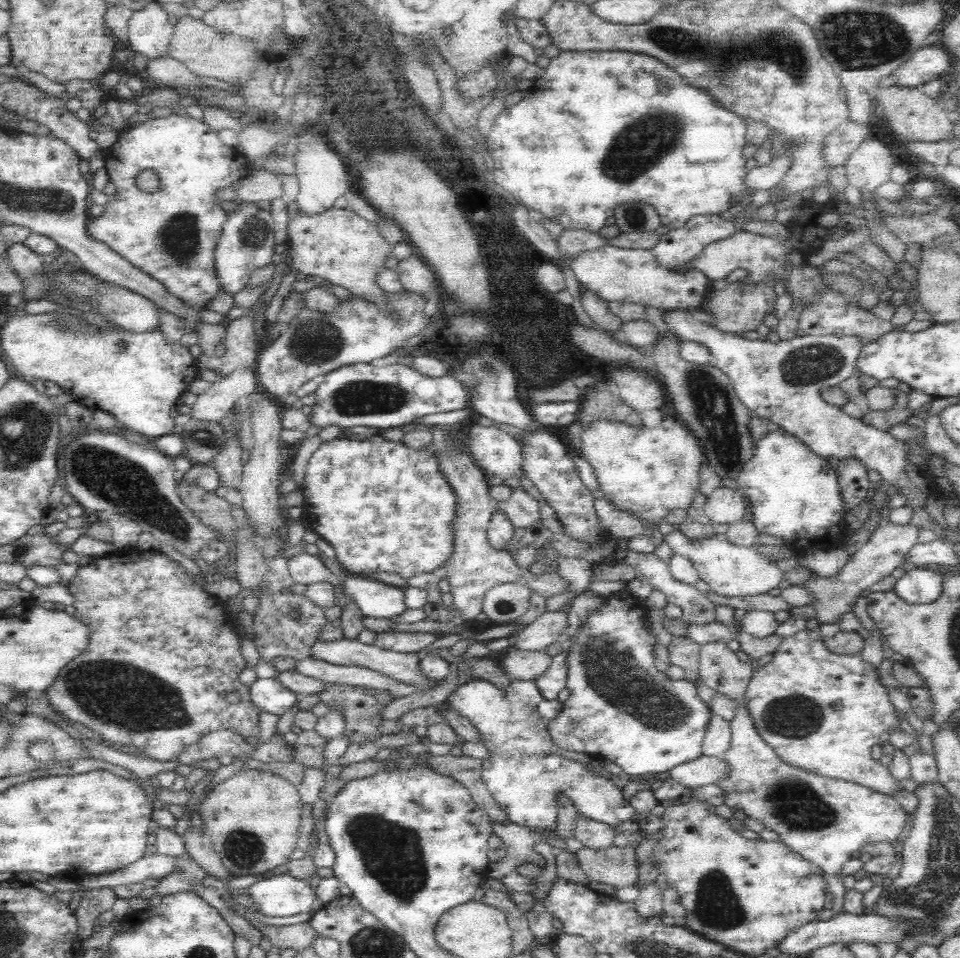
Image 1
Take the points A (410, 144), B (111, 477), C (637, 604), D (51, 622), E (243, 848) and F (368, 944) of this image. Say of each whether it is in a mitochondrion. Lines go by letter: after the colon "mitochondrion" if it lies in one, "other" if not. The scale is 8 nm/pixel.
A: other
B: mitochondrion
C: other
D: other
E: mitochondrion
F: mitochondrion

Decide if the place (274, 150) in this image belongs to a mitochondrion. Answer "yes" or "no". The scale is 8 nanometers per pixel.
no

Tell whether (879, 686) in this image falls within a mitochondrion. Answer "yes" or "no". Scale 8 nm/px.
no

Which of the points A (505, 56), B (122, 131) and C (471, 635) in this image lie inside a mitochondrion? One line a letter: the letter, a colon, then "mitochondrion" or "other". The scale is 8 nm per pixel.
A: other
B: other
C: other

